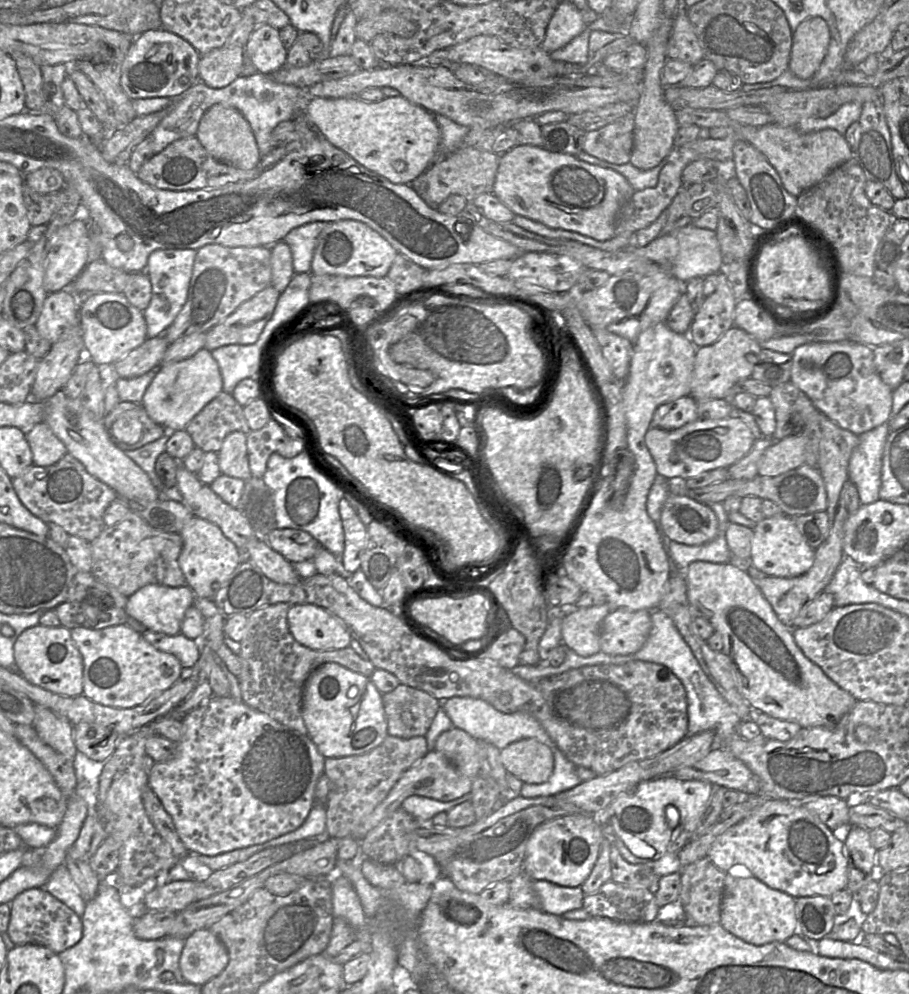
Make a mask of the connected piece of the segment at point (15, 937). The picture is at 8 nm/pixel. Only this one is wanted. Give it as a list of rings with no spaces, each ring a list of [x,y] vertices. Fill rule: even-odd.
[[[44,887],[23,891],[10,905],[11,915],[7,933],[16,946],[41,945],[59,954],[76,945],[82,937],[81,917],[52,896]]]

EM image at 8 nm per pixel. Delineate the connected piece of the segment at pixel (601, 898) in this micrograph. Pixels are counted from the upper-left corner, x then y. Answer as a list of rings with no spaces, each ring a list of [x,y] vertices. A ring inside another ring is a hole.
[[[610,880],[593,894],[584,896],[582,909],[592,917],[649,923],[656,920],[660,907],[649,889],[632,888]]]

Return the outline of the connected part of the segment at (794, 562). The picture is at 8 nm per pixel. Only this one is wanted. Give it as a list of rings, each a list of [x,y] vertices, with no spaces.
[[[775,515],[764,518],[753,528],[750,563],[766,576],[794,578],[805,574],[813,565],[815,550],[811,548],[792,518],[787,515]]]

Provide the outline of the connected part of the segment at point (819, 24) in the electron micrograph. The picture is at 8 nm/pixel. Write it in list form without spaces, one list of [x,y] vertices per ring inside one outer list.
[[[818,16],[804,20],[792,33],[792,50],[788,69],[806,80],[819,69],[829,47],[830,30],[827,22]]]

